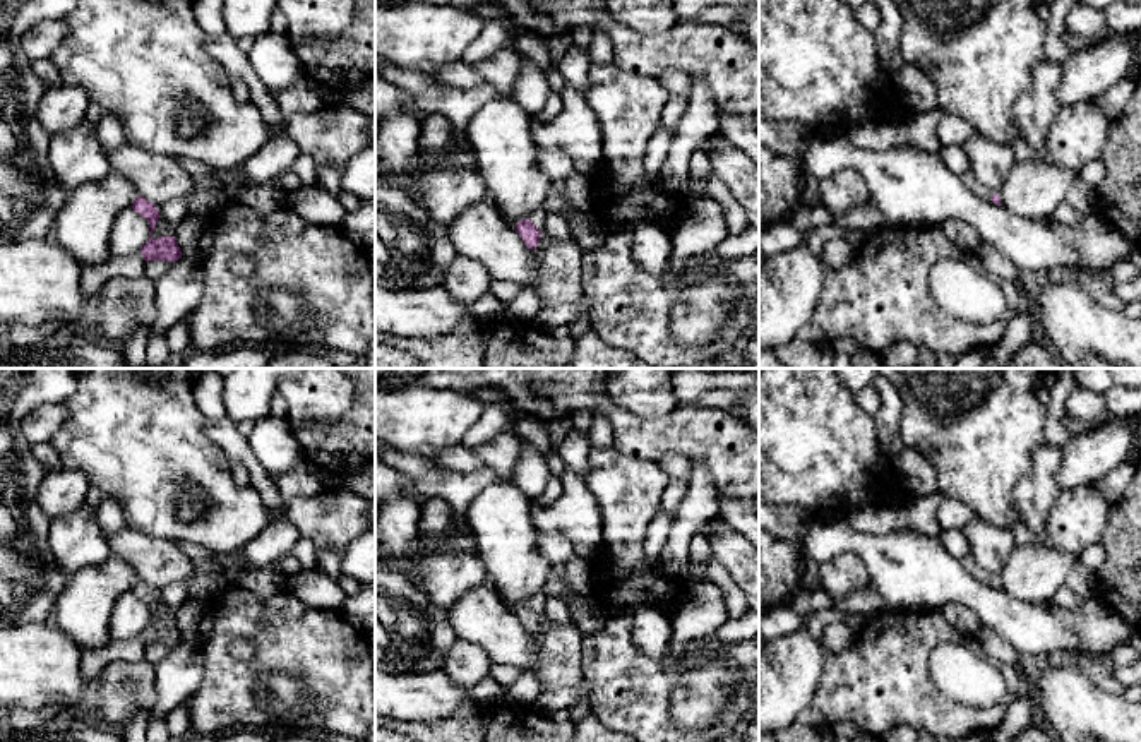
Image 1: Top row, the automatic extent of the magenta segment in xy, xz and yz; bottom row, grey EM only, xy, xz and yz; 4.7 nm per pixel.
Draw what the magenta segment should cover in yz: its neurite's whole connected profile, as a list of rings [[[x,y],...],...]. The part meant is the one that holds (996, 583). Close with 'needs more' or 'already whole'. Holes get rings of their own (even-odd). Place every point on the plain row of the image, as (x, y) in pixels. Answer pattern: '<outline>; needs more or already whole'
[[[966,555],[961,564],[965,565],[965,569],[982,584],[992,584],[994,588],[1001,588],[1001,581],[997,577],[994,577],[992,574],[989,574],[985,569],[982,569],[973,555]]]; needs more

